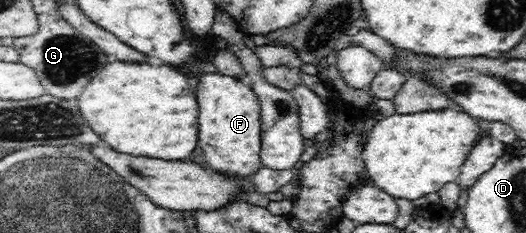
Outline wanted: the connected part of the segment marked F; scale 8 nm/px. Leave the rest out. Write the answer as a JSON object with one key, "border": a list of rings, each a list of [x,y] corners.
{"border":[[[217,72],[201,73],[195,90],[199,102],[199,148],[203,150],[207,166],[221,170],[225,176],[235,174],[237,178],[259,171],[260,103],[249,81]]]}

